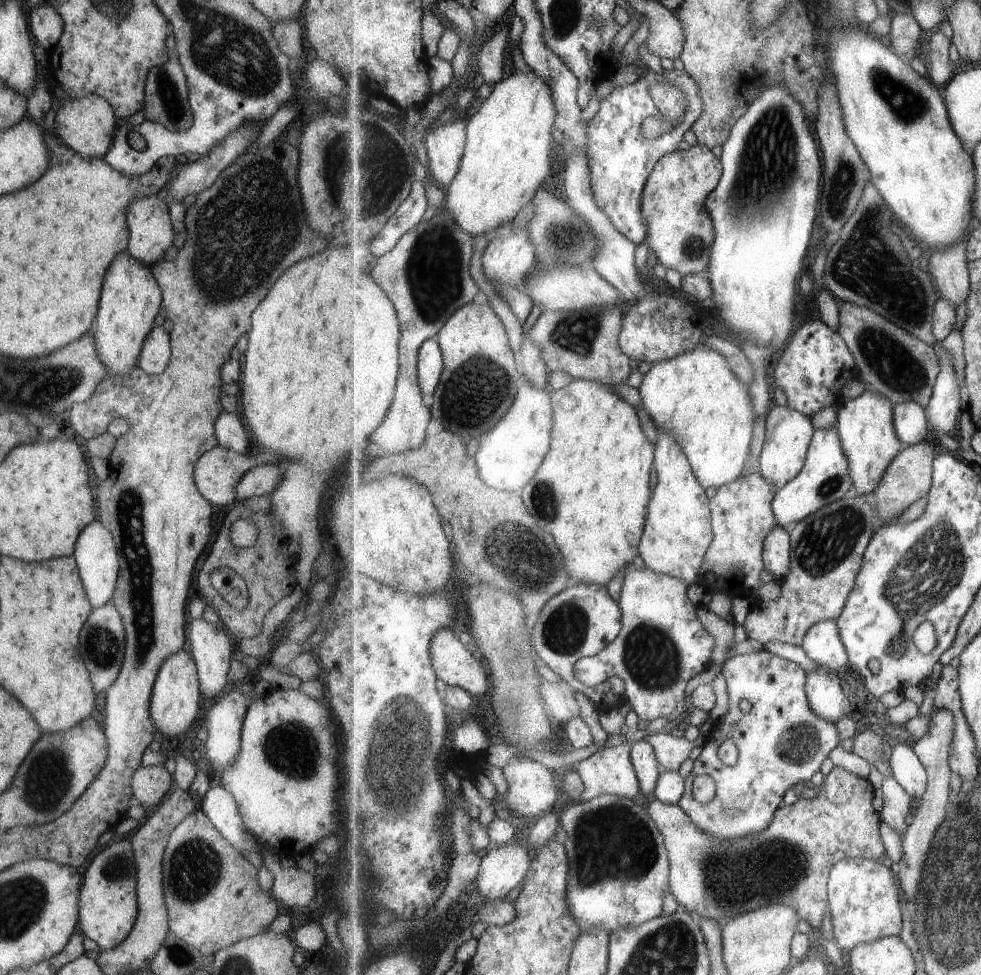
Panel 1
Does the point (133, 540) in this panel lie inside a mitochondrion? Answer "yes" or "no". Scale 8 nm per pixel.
yes

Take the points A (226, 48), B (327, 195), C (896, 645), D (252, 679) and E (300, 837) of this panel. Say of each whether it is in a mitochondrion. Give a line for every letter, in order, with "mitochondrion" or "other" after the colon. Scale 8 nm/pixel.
A: mitochondrion
B: other
C: mitochondrion
D: other
E: other

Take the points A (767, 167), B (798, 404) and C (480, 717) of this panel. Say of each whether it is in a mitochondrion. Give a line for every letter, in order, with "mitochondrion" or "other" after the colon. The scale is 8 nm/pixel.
A: mitochondrion
B: other
C: other

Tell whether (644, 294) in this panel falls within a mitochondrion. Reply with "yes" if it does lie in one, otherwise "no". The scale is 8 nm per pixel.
no

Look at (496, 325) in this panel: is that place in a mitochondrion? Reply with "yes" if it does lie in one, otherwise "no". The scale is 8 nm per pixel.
no

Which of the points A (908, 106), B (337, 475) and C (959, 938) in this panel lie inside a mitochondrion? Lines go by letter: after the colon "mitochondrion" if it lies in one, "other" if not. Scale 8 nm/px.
A: mitochondrion
B: other
C: mitochondrion

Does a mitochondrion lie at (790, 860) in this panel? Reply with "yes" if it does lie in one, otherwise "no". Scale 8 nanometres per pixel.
yes

